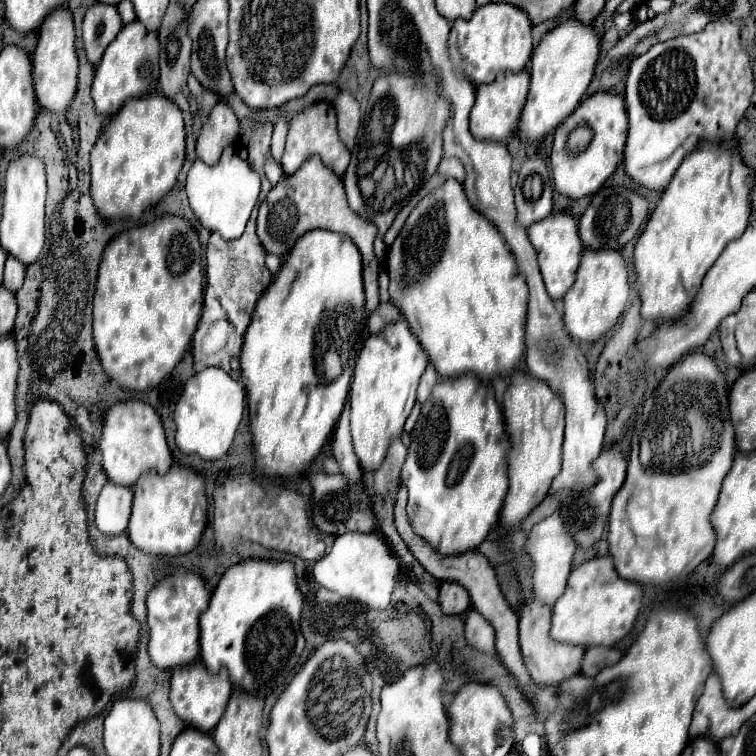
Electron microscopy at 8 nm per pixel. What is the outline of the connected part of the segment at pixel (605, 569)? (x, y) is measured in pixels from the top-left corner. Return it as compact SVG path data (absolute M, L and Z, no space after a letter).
M594 557L572 569L568 587L552 609L552 639L582 647L612 647L630 633L640 605L642 589L638 583L622 579L614 569L612 557Z

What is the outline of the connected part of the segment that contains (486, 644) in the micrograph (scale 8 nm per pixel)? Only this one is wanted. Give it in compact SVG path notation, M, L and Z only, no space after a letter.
M468 609L464 621L466 621L466 641L478 651L484 651L490 657L498 657L494 627L476 609Z

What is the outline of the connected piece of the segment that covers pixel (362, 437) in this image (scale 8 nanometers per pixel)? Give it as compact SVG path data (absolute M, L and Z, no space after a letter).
M404 317L388 325L382 333L370 335L366 339L354 369L354 381L350 391L350 425L354 449L362 469L376 471L382 465L394 437L402 435L404 423L416 401L419 379L428 363L427 354L408 329L408 321L404 321Z

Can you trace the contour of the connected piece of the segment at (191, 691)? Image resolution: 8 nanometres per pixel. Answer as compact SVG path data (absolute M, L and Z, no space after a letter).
M196 661L194 665L188 667L180 667L172 671L172 691L170 691L170 703L174 713L190 727L198 729L198 731L212 731L220 717L224 715L224 709L228 705L230 693L232 693L232 683L228 681L228 677L224 677L224 673L208 673L208 669Z

